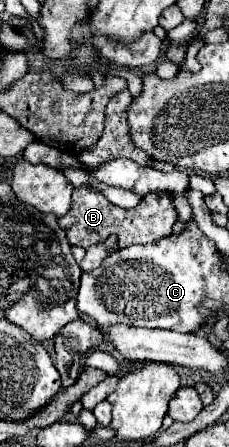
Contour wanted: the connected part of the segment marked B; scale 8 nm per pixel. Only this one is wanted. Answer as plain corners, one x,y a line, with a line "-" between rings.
74,188
72,208
68,210
66,216
58,218
58,224
60,228
66,230
68,242
72,246
82,246
84,250
88,250
90,246
104,242
110,234
116,234
118,244
114,252
132,244
148,244
148,242
166,238
172,234
174,222
176,222
176,210
170,200
170,192
164,192
164,194
150,192
144,196
144,200
136,208
124,210
110,204
98,190
92,190
92,188

